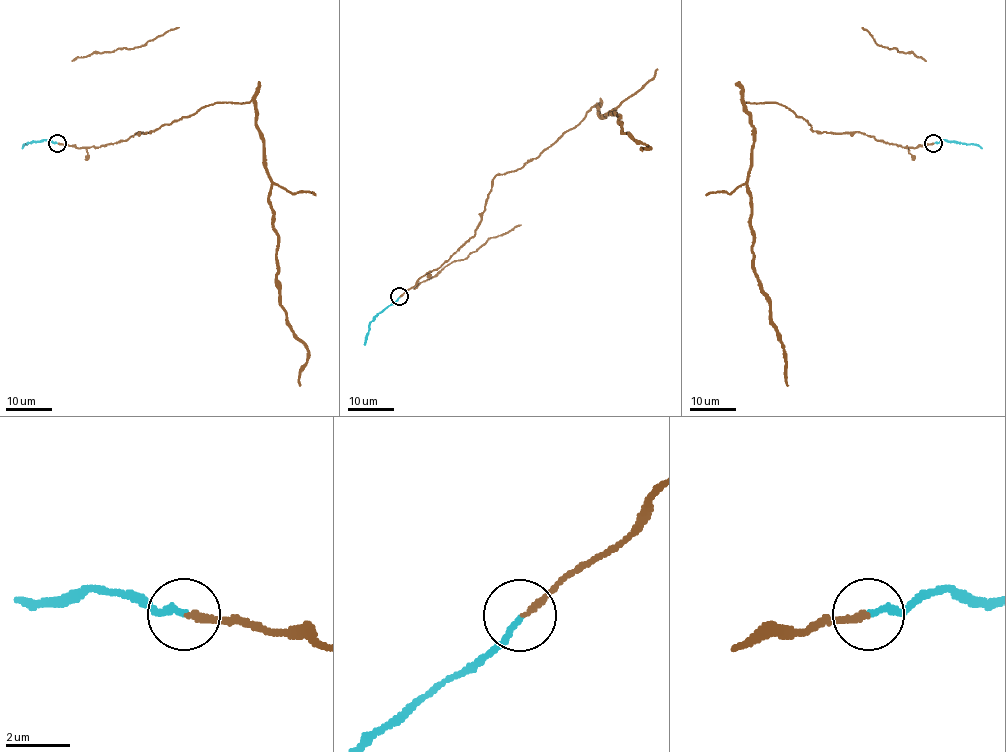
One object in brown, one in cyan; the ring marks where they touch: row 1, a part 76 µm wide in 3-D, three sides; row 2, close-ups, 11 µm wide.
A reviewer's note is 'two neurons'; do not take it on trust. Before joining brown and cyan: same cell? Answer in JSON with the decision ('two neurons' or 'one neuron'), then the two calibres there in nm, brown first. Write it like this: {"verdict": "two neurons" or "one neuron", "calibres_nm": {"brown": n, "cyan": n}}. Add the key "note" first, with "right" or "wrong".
{"note": "wrong", "verdict": "one neuron", "calibres_nm": {"brown": 200, "cyan": 180}}

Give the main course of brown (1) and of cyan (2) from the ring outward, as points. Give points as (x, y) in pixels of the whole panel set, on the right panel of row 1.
1: (933, 143), (814, 131), (783, 105), (744, 100), (753, 128), (753, 269), (785, 352), (787, 386)
2: (933, 143), (945, 139), (976, 144), (981, 149)

